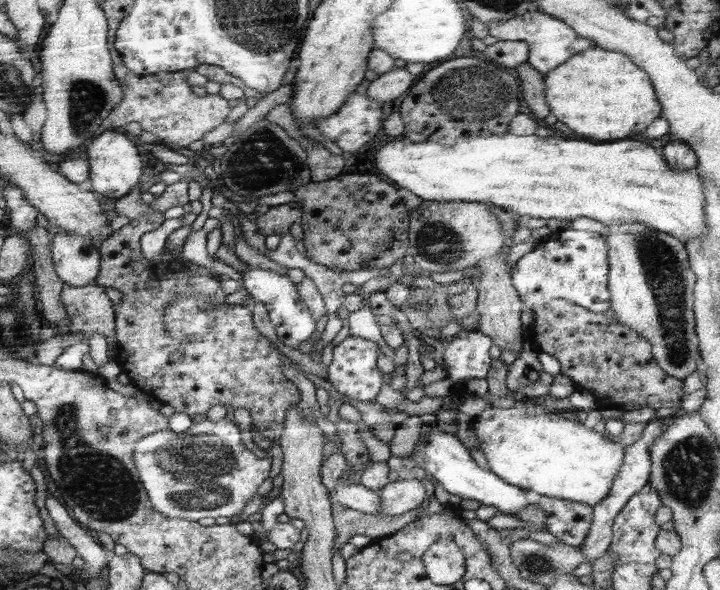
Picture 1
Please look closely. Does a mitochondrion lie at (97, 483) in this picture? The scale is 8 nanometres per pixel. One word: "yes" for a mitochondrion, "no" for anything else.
yes

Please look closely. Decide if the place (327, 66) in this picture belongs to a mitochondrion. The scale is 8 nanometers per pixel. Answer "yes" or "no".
no

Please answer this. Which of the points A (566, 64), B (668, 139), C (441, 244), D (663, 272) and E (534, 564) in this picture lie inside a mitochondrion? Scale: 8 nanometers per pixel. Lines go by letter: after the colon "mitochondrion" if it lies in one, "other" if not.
A: other
B: other
C: mitochondrion
D: mitochondrion
E: mitochondrion

